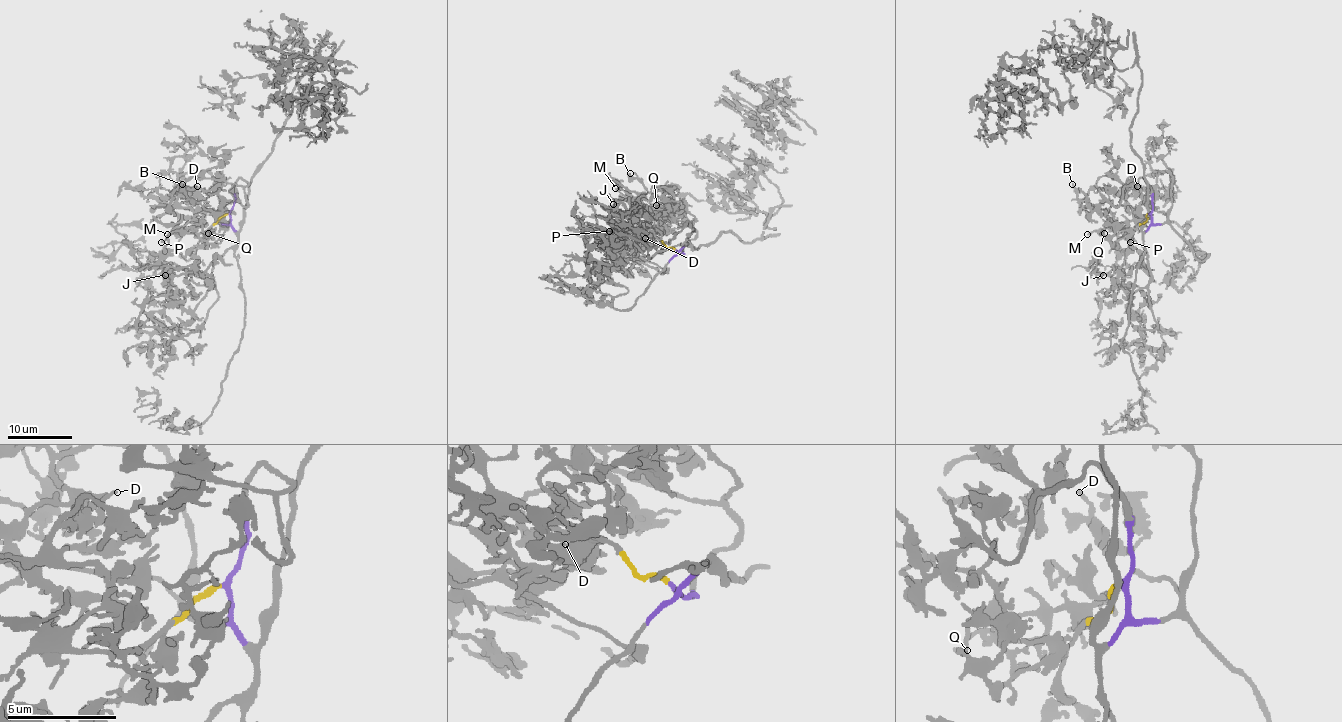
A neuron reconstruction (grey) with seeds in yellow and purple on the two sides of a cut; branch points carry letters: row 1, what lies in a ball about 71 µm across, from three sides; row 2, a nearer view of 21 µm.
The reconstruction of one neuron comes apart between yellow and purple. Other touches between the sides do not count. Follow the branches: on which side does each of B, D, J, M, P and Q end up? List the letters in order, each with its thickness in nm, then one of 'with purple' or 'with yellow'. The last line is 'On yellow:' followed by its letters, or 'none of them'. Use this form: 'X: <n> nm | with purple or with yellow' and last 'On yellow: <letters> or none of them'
B: 190 nm | with yellow
D: 120 nm | with purple
J: 180 nm | with purple
M: 200 nm | with yellow
P: 190 nm | with yellow
Q: 180 nm | with yellow
On yellow: B, M, P, Q

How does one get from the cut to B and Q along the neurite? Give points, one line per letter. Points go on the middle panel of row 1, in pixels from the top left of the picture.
B: (676, 249), (668, 247), (660, 237), (656, 216), (668, 210), (668, 215), (666, 208), (630, 173)
Q: (676, 249), (663, 242), (660, 231), (645, 215), (651, 205), (656, 205)

